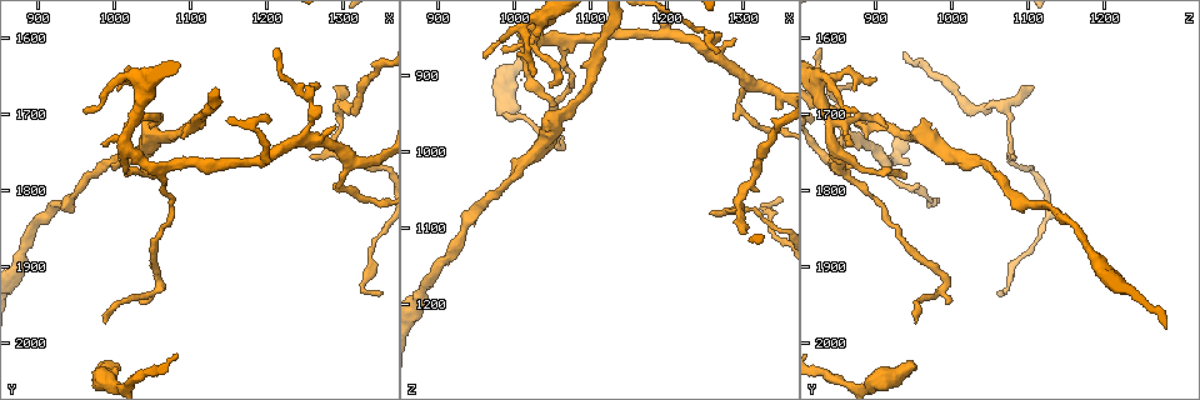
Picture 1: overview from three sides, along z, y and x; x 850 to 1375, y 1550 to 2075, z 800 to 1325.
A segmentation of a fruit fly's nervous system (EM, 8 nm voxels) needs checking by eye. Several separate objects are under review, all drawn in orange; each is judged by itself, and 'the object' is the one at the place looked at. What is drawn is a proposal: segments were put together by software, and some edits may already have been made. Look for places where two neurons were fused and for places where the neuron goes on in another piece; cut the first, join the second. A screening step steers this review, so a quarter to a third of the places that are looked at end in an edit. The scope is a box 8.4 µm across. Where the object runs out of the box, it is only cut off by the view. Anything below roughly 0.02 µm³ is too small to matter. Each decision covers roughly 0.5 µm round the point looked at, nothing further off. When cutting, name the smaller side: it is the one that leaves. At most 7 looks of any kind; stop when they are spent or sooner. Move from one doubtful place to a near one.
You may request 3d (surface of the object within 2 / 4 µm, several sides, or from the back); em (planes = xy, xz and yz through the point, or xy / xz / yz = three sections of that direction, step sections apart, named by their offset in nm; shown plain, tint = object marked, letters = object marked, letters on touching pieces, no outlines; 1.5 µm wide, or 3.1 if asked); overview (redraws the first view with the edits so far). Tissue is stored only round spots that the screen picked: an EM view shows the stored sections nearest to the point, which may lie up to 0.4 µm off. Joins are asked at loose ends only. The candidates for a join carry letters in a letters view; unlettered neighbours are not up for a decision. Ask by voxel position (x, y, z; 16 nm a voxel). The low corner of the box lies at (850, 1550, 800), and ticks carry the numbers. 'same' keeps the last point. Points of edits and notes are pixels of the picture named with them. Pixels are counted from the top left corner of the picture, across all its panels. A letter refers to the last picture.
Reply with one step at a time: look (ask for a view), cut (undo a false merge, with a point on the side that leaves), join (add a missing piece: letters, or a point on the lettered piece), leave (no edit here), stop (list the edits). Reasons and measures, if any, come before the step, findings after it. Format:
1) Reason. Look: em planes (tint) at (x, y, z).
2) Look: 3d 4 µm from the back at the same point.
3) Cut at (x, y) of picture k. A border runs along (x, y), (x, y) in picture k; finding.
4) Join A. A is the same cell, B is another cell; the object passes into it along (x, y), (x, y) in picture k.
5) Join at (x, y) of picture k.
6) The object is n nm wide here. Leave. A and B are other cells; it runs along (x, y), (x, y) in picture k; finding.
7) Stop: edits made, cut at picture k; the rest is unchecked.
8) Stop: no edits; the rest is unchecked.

A fork. Look: 3d 4 µm at (1240, 1735, 860).

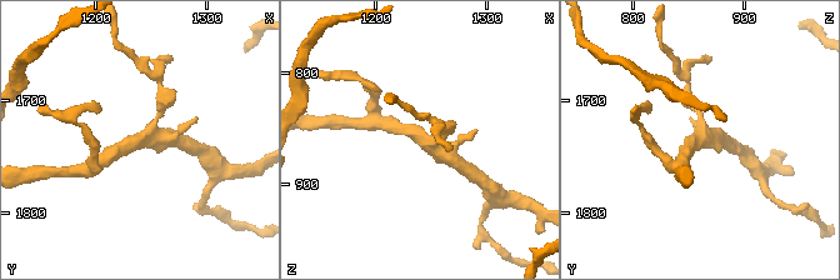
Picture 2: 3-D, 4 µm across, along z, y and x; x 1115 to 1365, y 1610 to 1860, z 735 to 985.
Look: em planes (letters) at (1242, 1736, 858).

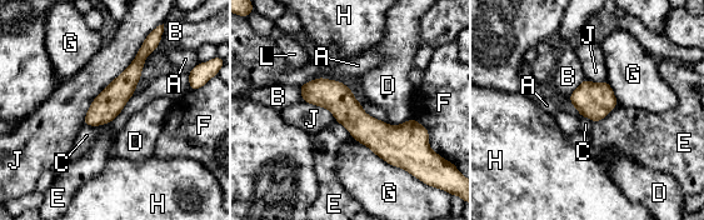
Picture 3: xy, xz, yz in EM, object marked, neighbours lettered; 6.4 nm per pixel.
The object is 190 nm wide here. Leave. A, B, C, D, E, F, G, H, J and L are other cells; a border runs along (120, 114), (108, 123), (84, 125) in picture 3; continuous, no second neuron.

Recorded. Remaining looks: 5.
An open end. Look: em yz step 4 (tint) at (1305, 1665, 1105).

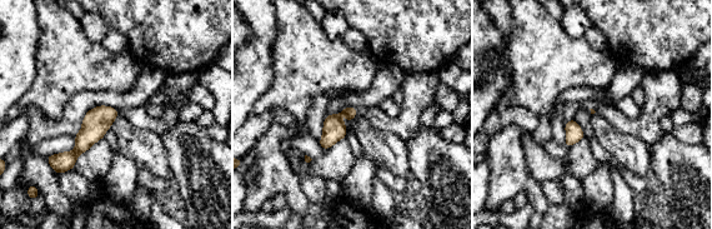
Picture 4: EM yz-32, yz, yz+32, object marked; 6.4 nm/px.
Another direction. Look: em xz step 8 (letters) at the same point.

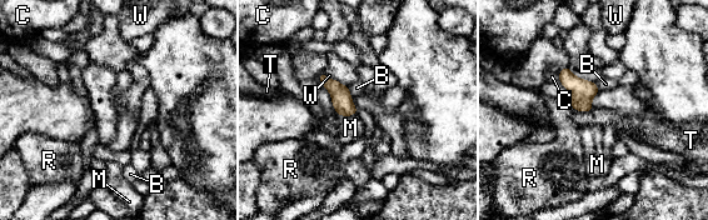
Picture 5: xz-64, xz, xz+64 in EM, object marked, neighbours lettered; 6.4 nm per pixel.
Join M. M is the same cell, B, C, R, T and W are other cells; the neuron continues.

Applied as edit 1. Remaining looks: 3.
Redraw. Look: overview.

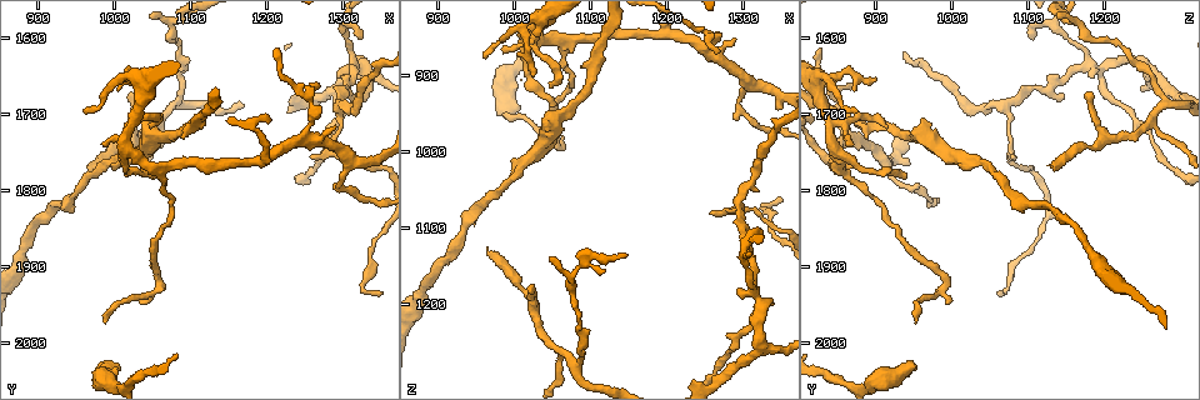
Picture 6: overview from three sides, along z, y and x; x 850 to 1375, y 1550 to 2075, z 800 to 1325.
An open end. Look: 3d 4 µm at (995, 2020, 945).

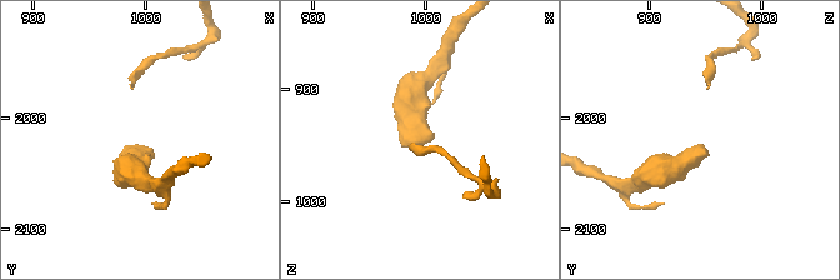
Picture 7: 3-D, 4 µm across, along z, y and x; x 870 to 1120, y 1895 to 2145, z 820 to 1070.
Now the EM. Look: em planes (letters) at (992, 2022, 946).

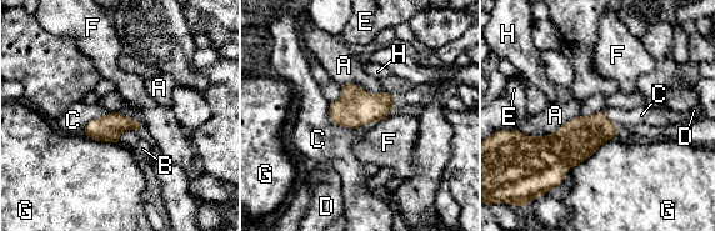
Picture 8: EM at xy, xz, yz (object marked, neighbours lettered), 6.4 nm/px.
Join D. D is the same cell, A, B, C, E, F, G and H are other cells; the object passes into it along (580, 137), (616, 131), (639, 132) in picture 8; the neuron continues.

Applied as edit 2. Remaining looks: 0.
Stop: edits made, join at picture 5, join at picture 8; the rest is unchecked.

